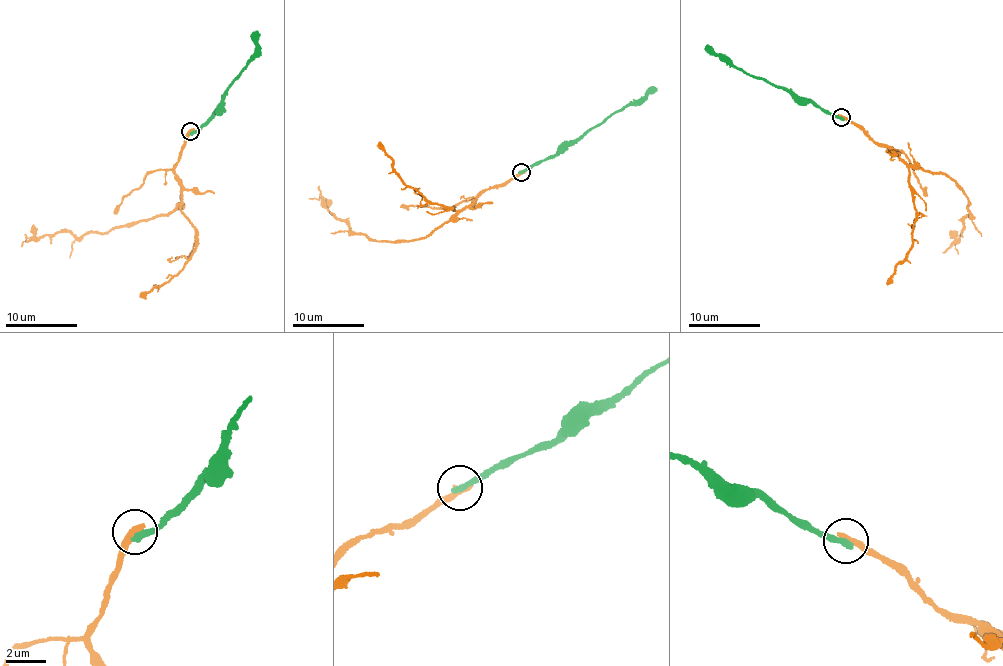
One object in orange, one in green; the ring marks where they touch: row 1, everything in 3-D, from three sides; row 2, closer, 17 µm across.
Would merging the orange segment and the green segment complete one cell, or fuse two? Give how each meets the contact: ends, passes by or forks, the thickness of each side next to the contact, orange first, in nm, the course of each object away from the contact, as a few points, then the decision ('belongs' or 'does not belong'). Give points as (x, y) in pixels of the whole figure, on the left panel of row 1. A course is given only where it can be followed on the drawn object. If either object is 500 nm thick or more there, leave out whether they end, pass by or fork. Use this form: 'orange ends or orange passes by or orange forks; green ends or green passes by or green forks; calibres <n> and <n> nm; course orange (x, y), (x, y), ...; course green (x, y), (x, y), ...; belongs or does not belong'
orange ends; green ends; calibres 400 and 320 nm; course orange (191, 131), (186, 133), (174, 171), (182, 192), (172, 211), (79, 237), (57, 231), (32, 235), (22, 247); course green (191, 131), (200, 129), (221, 111), (229, 87), (254, 58), (257, 30); does not belong

